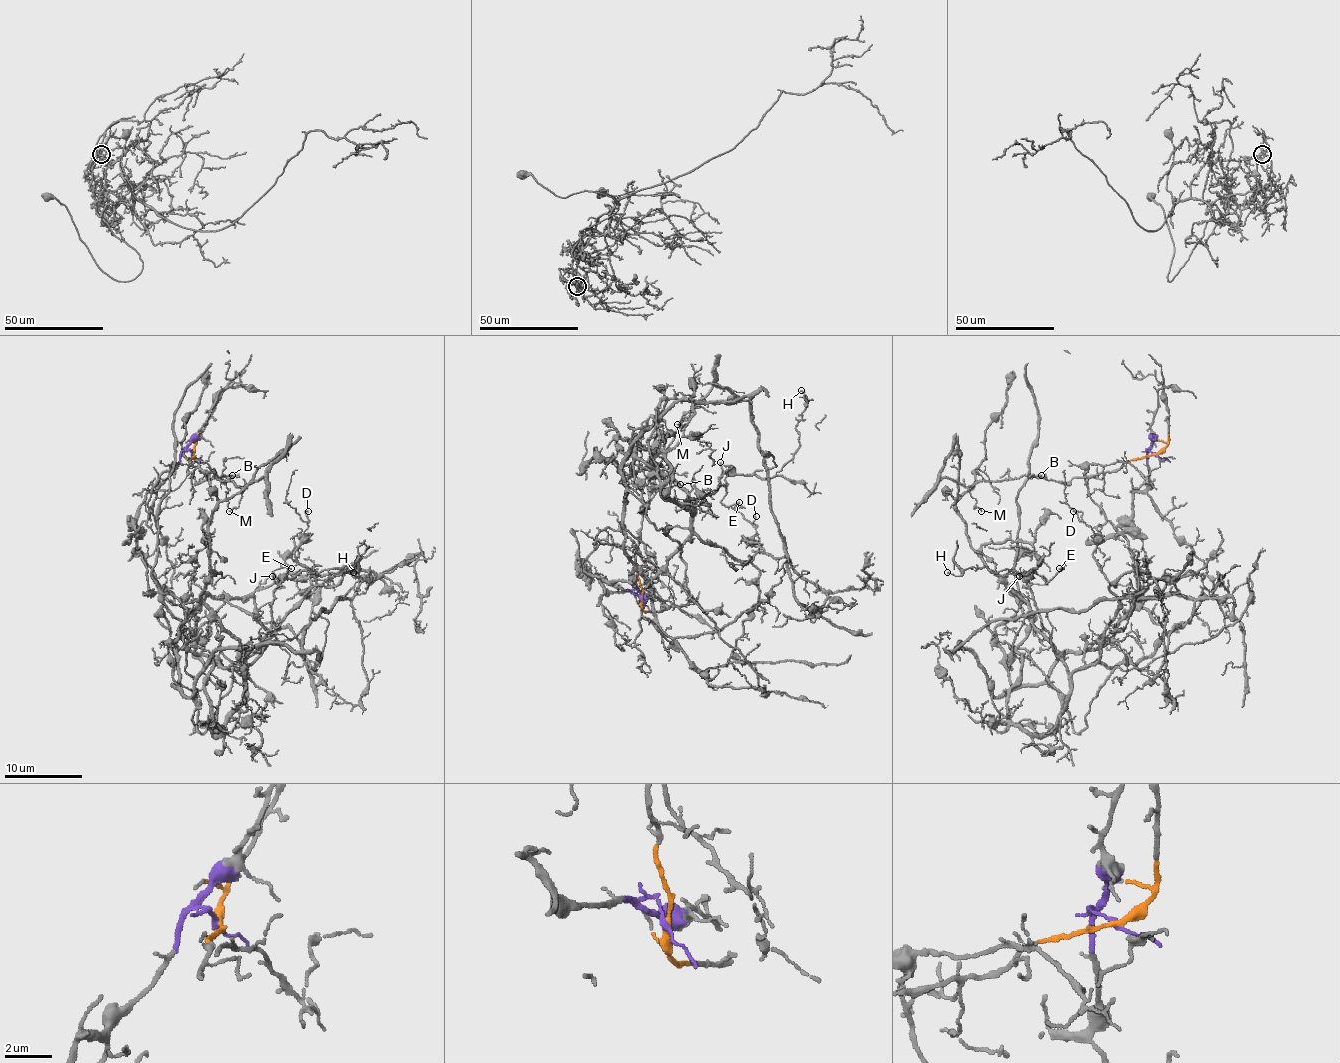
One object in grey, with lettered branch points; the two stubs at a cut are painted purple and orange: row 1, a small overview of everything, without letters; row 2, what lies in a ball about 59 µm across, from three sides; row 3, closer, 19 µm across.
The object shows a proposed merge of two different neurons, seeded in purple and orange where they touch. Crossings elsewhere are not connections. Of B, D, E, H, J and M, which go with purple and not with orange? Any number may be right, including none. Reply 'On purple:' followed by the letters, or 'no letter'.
On purple: D, E, H, J

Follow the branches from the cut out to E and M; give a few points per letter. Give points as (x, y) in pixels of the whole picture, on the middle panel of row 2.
E: (641, 598), (585, 570), (630, 582), (643, 607), (688, 537), (692, 506), (723, 473), (721, 502), (738, 502)
M: (641, 598), (635, 555), (641, 514), (670, 471), (665, 450), (680, 419), (688, 411), (686, 419), (676, 425)

